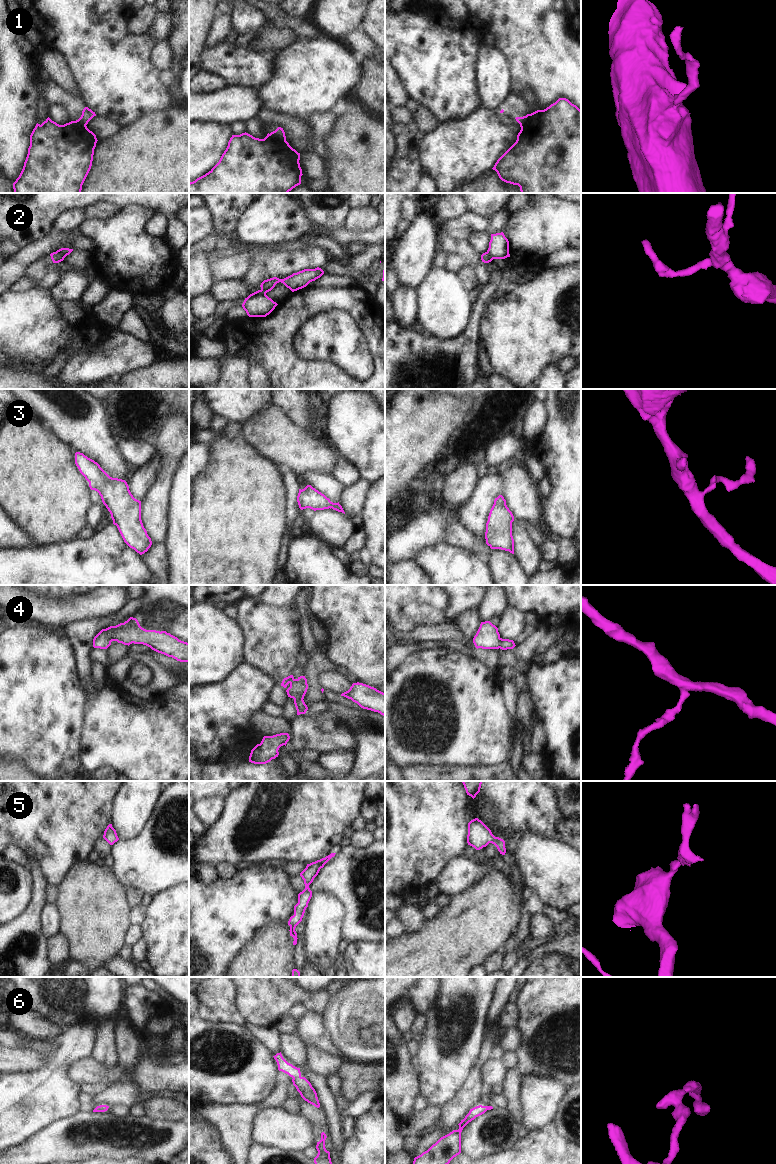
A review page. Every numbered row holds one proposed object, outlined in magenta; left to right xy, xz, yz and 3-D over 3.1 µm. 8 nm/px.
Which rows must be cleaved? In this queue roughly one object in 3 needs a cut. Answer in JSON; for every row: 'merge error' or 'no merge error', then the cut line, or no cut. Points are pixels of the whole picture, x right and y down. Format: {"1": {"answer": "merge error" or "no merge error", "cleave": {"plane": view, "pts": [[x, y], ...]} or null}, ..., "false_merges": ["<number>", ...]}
{"1": {"answer": "merge error", "cleave": {"plane": "xz", "pts": [[274, 131], [280, 139], [285, 140]]}}, "2": {"answer": "merge error", "cleave": {"plane": "xz", "pts": [[265, 293], [248, 297]]}}, "3": {"answer": "no merge error", "cleave": null}, "4": {"answer": "no merge error", "cleave": null}, "5": {"answer": "no merge error", "cleave": null}, "6": {"answer": "no merge error", "cleave": null}, "false_merges": ["1", "2"]}

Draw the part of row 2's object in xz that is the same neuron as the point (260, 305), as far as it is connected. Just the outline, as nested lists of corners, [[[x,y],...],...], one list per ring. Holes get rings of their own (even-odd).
[[[266,294],[245,298],[242,307],[249,317],[266,317],[278,304]]]

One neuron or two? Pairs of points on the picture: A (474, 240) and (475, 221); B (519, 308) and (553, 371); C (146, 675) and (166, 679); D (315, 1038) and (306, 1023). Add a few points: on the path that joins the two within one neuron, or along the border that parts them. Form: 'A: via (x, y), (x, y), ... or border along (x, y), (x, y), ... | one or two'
A: border along (487, 232), (474, 232), (467, 241) | two
B: border along (557, 365), (548, 365), (539, 378) | two
C: border along (138, 661), (152, 672), (152, 680), (145, 687) | two
D: via (314, 1034), (309, 1027) | one

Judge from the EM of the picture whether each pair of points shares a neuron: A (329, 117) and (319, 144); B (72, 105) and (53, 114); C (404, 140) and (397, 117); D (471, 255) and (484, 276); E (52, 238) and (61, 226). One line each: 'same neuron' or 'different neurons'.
A: same neuron
B: different neurons
C: different neurons
D: same neuron
E: different neurons

